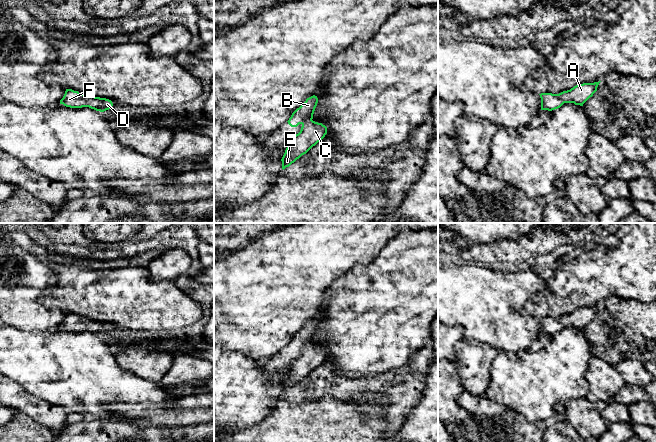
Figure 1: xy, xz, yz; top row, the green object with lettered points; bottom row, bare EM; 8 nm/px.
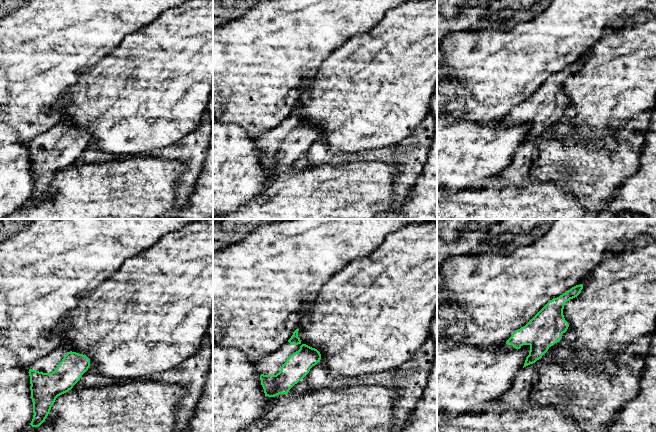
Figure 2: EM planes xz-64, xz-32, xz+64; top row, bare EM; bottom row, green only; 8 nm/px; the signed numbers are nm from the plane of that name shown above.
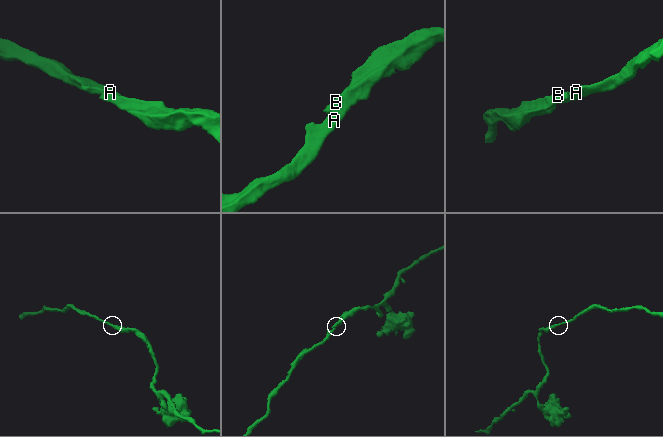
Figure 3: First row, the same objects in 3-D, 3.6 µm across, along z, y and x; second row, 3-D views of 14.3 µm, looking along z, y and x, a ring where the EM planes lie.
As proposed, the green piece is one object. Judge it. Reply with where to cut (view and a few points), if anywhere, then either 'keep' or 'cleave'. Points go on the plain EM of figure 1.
cut none; keep

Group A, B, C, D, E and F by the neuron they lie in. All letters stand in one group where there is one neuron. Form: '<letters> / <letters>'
A B C D E F

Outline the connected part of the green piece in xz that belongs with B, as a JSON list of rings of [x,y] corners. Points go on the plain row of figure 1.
[[[313,319],[297,332],[287,345],[291,351],[302,349],[298,358],[289,363],[285,377],[281,383],[282,393],[289,391],[327,358],[327,351],[313,345],[313,338],[318,327],[317,320]]]

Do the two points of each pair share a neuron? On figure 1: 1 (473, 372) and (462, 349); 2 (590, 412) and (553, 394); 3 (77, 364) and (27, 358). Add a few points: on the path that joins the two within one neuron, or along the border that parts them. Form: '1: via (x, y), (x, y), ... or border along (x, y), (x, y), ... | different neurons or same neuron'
1: via (473, 366), (473, 360), (468, 355) | same neuron
2: border along (584, 396), (571, 399), (566, 404), (564, 413) | different neurons
3: via (65, 364), (47, 364), (39, 361) | same neuron

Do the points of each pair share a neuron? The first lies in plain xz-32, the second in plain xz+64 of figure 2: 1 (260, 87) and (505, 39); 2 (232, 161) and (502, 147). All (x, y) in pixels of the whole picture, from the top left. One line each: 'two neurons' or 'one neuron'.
1: one neuron
2: one neuron

